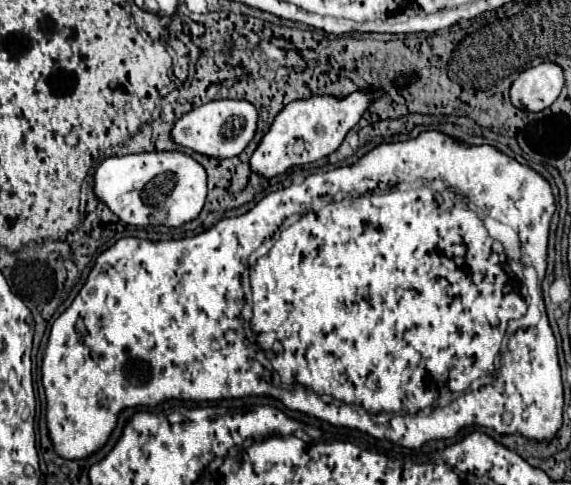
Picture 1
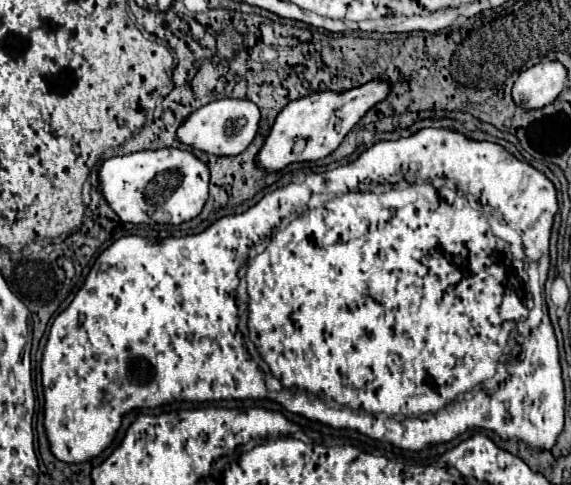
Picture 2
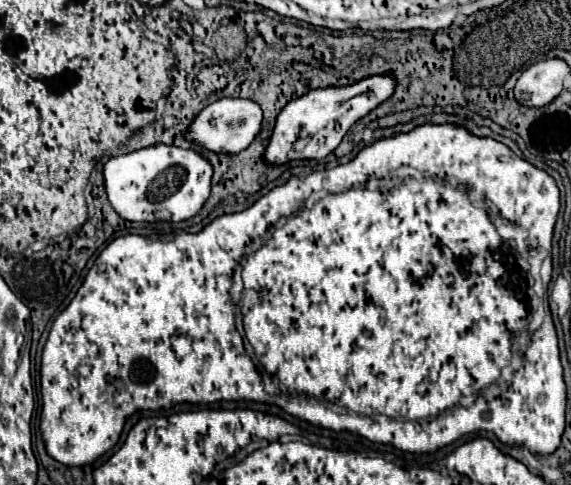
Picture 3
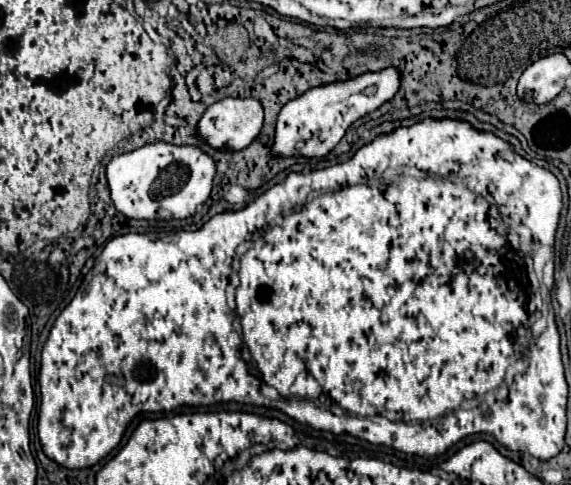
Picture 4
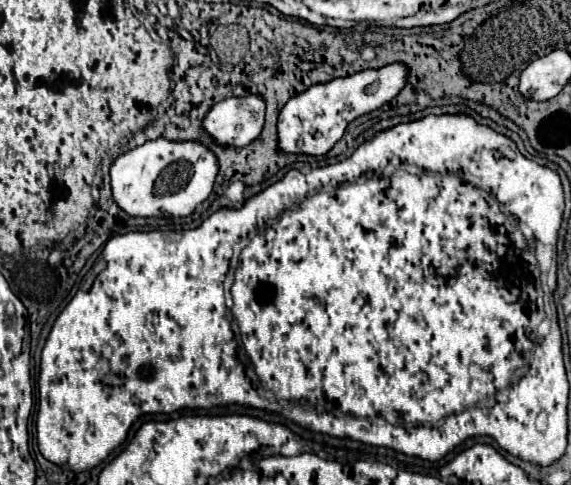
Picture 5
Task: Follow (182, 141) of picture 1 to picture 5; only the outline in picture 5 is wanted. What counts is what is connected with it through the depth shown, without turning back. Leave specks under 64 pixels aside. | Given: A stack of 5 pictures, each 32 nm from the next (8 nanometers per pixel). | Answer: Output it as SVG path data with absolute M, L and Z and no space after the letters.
M260 96L226 98L208 110L202 120L202 130L218 146L244 148L260 136L264 110L266 106Z

